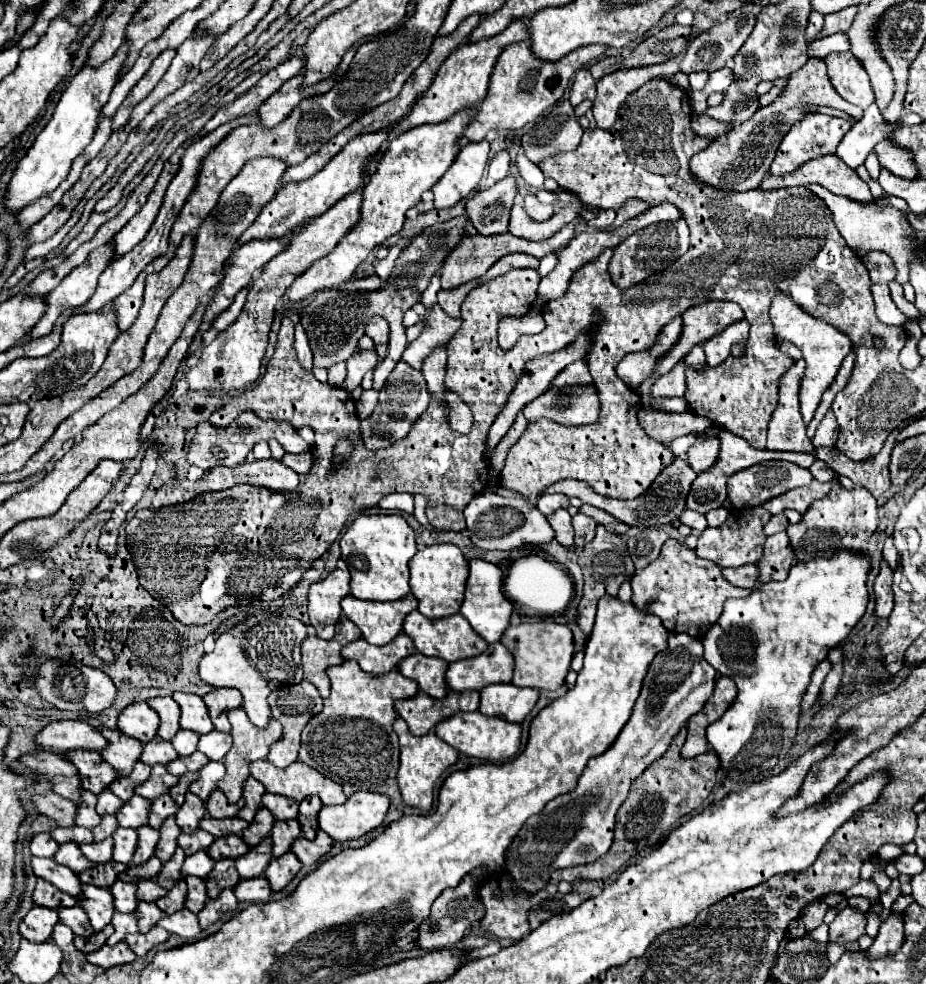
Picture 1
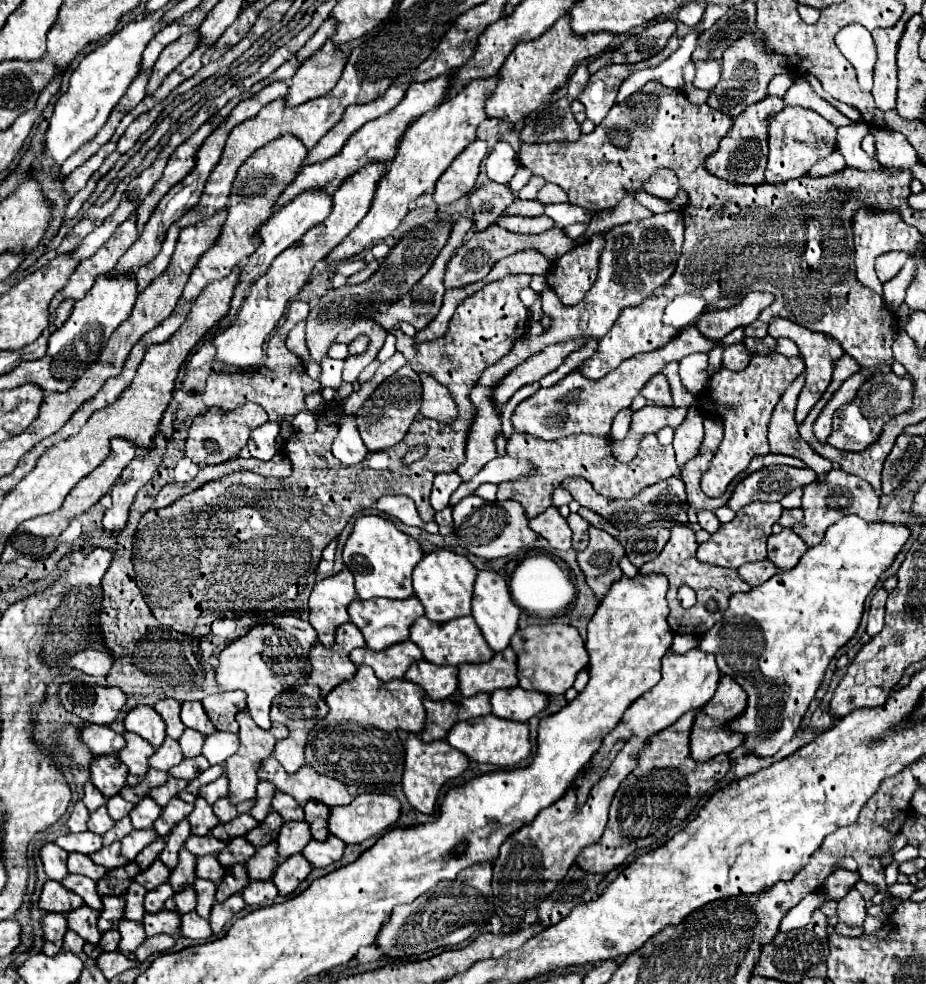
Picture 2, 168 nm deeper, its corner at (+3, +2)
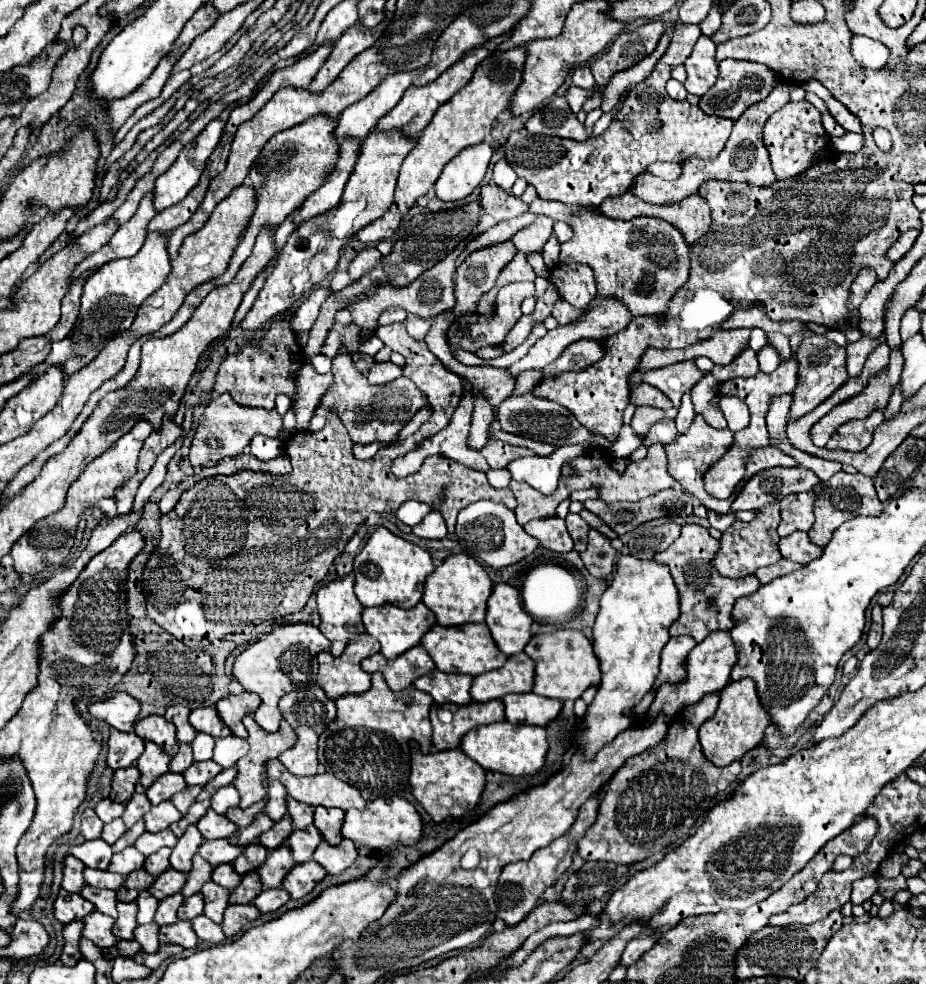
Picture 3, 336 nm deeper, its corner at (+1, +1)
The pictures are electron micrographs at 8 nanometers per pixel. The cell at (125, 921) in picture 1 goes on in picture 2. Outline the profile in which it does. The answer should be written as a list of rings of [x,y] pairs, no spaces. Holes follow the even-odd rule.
[[[122,919],[120,925],[118,925],[118,931],[122,935],[122,941],[120,941],[120,951],[124,953],[132,953],[136,951],[146,935],[144,935],[144,925],[142,923],[136,923],[136,921],[128,921],[128,919]]]

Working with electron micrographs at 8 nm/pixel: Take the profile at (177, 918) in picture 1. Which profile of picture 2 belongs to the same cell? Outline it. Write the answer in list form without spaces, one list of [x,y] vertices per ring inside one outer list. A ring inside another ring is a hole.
[[[186,913],[186,915],[182,915],[182,935],[188,939],[204,941],[204,939],[212,937],[212,929],[210,929],[210,923],[206,919],[202,919],[200,915]]]

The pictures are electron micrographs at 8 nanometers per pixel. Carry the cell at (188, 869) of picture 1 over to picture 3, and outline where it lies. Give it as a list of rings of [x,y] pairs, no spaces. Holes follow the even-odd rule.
[[[220,864],[212,870],[212,882],[220,884],[222,888],[228,888],[228,890],[234,890],[238,884],[240,884],[242,876],[238,876],[232,868],[232,864]]]

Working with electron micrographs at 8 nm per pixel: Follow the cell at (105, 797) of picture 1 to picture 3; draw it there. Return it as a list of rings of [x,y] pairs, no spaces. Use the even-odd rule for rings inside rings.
[[[134,794],[132,800],[126,804],[126,810],[122,814],[122,820],[126,824],[126,828],[130,828],[136,820],[140,820],[148,810],[150,810],[150,800],[146,800],[144,794]]]

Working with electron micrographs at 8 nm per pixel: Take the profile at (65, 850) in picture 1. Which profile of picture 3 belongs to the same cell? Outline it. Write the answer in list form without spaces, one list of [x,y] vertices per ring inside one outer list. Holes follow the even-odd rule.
[[[84,868],[84,880],[90,886],[110,888],[110,890],[116,890],[124,882],[120,874],[114,874],[114,872],[108,872],[108,870],[94,870],[94,868]]]

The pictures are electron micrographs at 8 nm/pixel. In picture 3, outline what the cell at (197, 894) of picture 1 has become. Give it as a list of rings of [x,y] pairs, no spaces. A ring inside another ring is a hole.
[[[206,882],[202,886],[202,894],[204,894],[204,914],[214,920],[216,924],[222,922],[222,912],[228,906],[228,896],[230,890],[214,884],[214,882]]]

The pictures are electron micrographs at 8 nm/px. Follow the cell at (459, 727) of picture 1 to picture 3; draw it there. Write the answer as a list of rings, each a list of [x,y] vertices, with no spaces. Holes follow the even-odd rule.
[[[494,722],[480,728],[472,728],[466,732],[460,744],[462,752],[478,762],[484,770],[502,772],[510,776],[524,776],[534,774],[544,766],[544,756],[548,750],[546,730],[542,726],[528,726],[528,724],[510,724],[510,722]]]

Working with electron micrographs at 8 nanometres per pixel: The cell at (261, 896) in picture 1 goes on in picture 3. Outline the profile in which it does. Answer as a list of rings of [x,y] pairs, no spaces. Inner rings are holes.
[[[272,888],[272,890],[262,890],[256,896],[254,906],[260,912],[272,912],[272,910],[278,910],[280,906],[284,906],[288,900],[290,900],[290,896],[288,896],[288,892],[284,888]]]

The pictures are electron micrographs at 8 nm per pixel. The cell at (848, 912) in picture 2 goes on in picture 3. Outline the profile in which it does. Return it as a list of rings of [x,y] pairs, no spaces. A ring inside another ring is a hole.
[[[872,876],[856,880],[852,884],[852,898],[850,898],[852,906],[862,906],[866,900],[870,900],[872,894],[876,894],[876,890],[878,890],[878,884]]]

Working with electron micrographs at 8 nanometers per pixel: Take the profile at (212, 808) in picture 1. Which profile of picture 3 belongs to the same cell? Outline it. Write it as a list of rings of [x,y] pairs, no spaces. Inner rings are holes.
[[[256,802],[254,806],[250,806],[250,808],[246,808],[246,810],[242,810],[242,808],[230,808],[230,810],[226,812],[226,818],[232,820],[238,828],[244,828],[244,826],[248,826],[248,824],[254,820],[256,814],[262,812],[262,808],[264,808],[264,802]]]

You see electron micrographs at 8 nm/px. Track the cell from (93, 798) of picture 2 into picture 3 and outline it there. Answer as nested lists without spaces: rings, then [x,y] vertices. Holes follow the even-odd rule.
[[[104,798],[104,800],[100,800],[100,802],[96,804],[94,810],[96,810],[96,814],[98,814],[98,818],[100,818],[102,822],[110,822],[110,820],[122,816],[124,806],[118,804],[118,802],[114,802],[114,800],[110,800],[110,798]]]

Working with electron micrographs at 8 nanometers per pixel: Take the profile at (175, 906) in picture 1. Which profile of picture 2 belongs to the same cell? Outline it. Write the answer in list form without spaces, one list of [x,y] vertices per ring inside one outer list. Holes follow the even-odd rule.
[[[192,887],[180,891],[174,895],[174,901],[176,901],[176,907],[178,907],[178,913],[184,915],[184,913],[190,913],[194,911],[196,907],[196,891]]]

